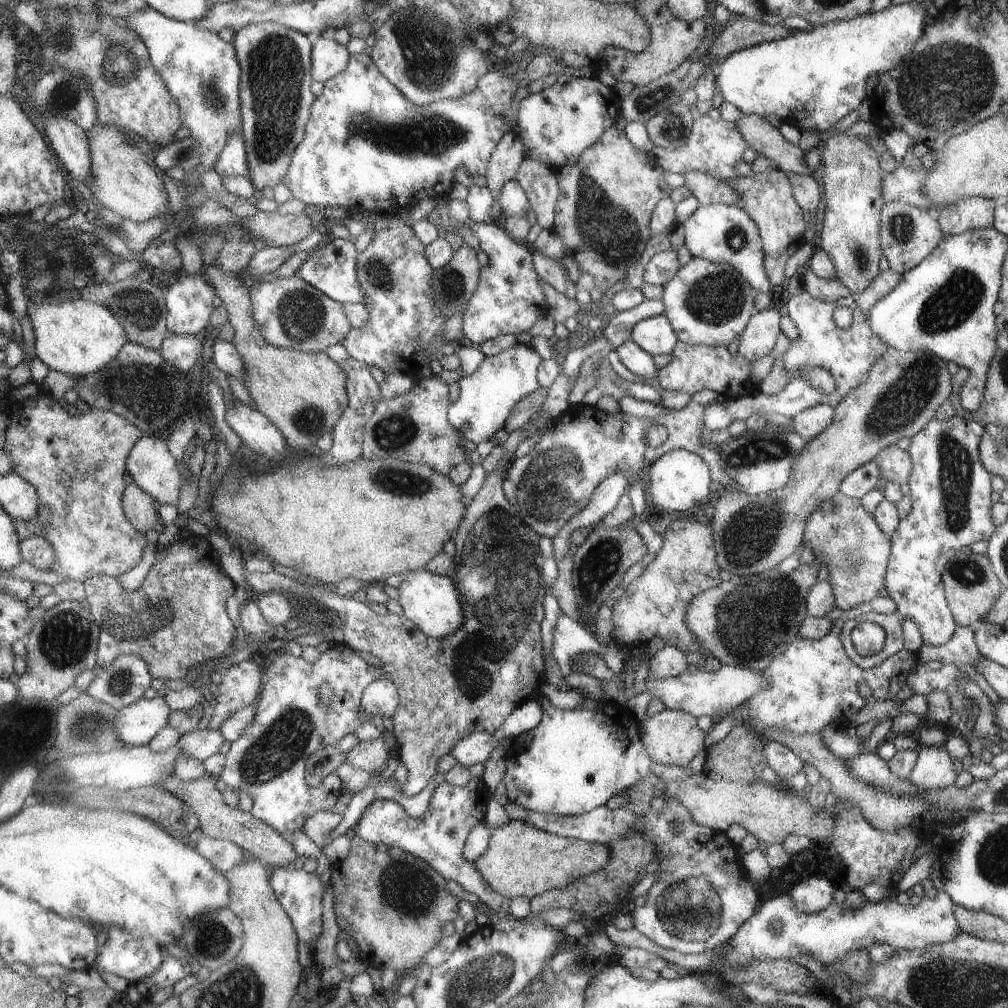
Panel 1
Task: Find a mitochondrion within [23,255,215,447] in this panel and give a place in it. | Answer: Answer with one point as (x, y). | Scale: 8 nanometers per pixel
(135, 384)

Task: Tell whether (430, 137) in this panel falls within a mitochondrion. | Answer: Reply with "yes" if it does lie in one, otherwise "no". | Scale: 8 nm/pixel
yes

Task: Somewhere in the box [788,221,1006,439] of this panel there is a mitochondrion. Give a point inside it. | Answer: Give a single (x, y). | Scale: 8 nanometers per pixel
(947, 308)

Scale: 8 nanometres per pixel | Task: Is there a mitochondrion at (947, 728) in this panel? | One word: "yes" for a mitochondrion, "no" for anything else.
no

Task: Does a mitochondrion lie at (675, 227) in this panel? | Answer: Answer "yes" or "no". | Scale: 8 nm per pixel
no

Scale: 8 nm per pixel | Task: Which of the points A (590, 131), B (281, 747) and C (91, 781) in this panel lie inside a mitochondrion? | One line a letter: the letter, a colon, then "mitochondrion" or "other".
A: other
B: mitochondrion
C: other

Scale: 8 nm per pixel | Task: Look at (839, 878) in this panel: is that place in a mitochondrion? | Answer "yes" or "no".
no

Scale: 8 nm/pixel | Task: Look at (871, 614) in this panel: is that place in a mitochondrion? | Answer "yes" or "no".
yes

